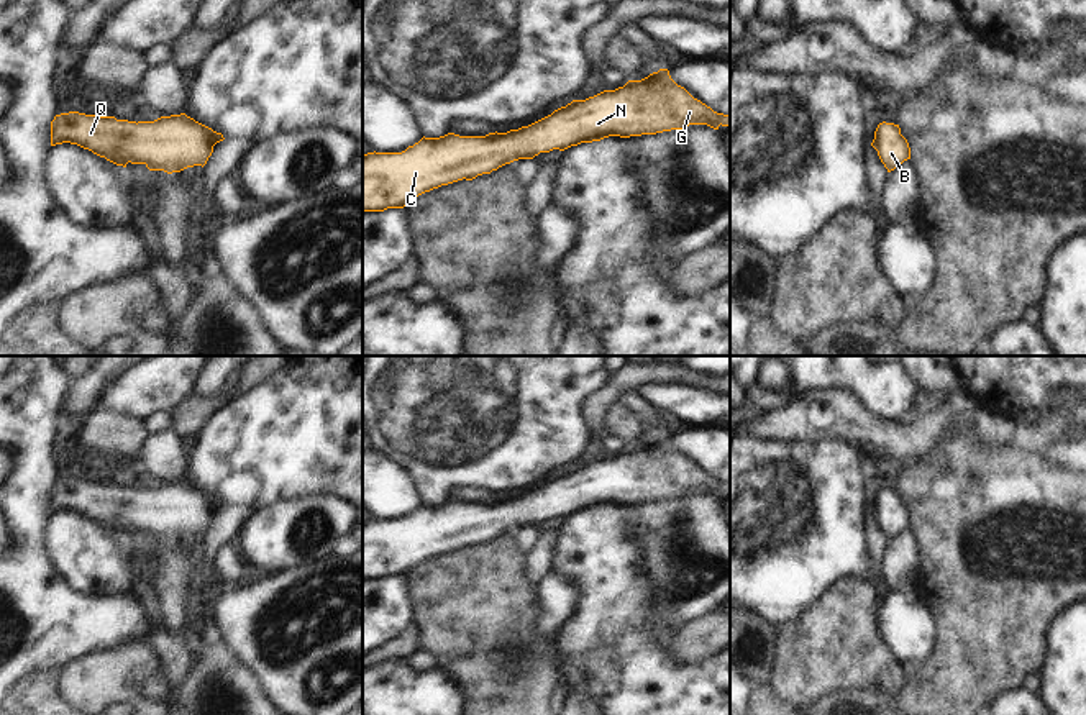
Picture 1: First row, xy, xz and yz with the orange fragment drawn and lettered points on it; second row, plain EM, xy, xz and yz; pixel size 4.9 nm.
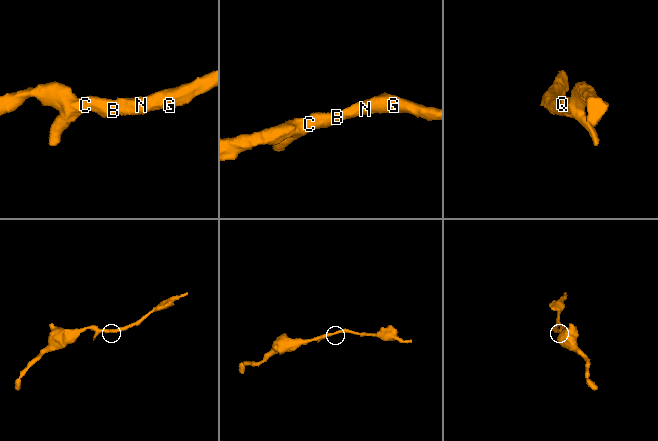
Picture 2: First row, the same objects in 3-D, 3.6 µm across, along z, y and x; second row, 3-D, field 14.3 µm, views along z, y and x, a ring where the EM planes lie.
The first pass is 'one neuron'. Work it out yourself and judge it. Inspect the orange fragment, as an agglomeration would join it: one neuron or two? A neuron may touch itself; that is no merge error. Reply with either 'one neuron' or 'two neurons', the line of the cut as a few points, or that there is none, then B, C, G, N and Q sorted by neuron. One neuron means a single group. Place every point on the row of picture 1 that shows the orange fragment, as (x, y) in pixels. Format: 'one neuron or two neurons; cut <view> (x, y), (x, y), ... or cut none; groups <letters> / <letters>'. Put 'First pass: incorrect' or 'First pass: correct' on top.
First pass: correct
one neuron; cut none; groups B C G N Q

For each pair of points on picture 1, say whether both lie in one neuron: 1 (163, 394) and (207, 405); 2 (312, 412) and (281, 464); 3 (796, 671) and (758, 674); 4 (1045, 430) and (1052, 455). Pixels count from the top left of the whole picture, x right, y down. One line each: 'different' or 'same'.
1: different
2: same
3: different
4: different

